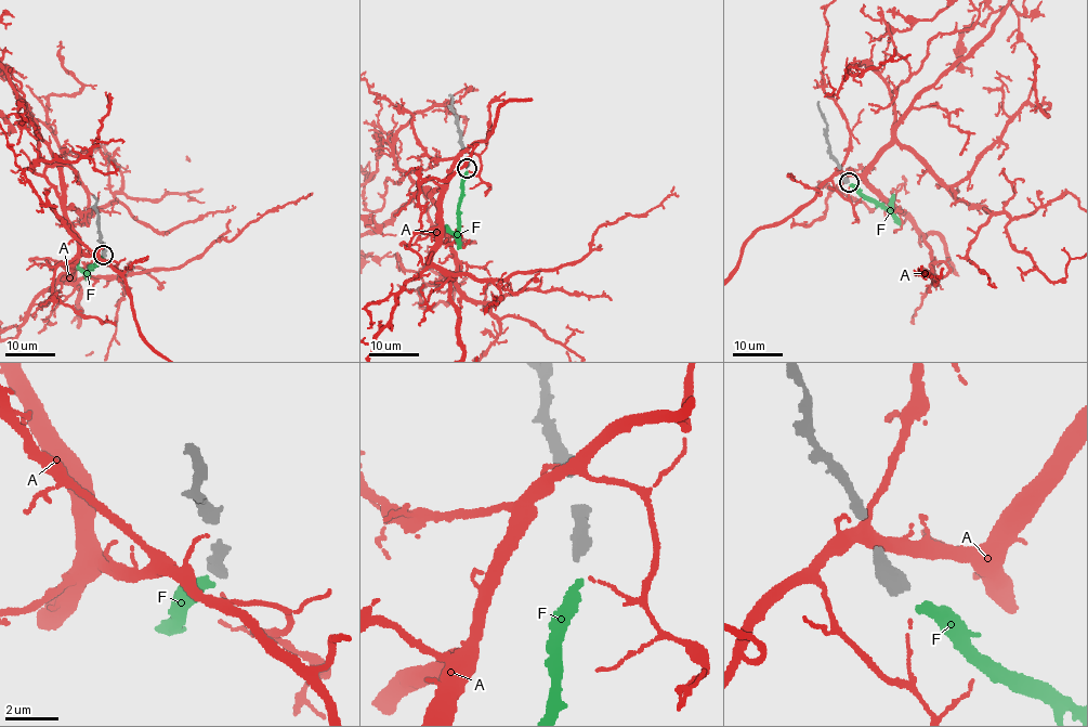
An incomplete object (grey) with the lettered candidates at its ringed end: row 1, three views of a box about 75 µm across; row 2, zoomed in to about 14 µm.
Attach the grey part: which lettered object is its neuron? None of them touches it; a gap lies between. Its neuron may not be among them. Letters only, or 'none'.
F

